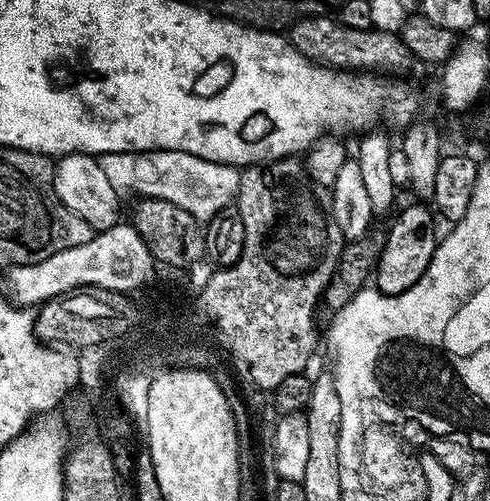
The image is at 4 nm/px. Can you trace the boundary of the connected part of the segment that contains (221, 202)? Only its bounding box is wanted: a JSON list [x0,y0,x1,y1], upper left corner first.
[99,150,241,222]

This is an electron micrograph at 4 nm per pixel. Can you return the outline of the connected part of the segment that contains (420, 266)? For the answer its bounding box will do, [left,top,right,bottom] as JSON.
[374,202,438,296]

